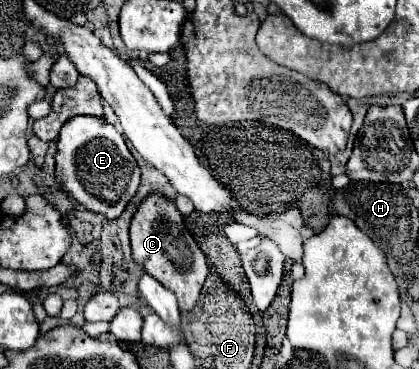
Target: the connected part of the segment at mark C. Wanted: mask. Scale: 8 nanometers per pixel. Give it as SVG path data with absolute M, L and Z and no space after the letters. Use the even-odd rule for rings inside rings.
M150 193L144 197L130 221L130 241L132 241L132 257L134 261L156 281L160 281L166 289L176 293L182 313L192 311L196 305L204 279L210 273L206 255L190 235L184 225L184 215L178 211L176 203L164 195Z

